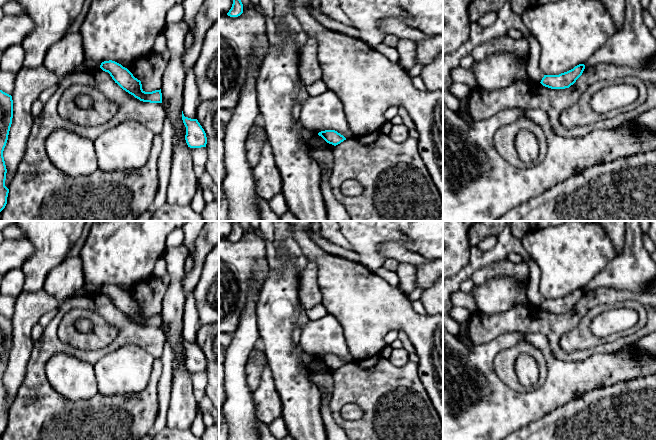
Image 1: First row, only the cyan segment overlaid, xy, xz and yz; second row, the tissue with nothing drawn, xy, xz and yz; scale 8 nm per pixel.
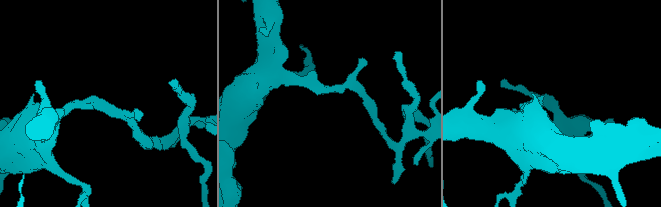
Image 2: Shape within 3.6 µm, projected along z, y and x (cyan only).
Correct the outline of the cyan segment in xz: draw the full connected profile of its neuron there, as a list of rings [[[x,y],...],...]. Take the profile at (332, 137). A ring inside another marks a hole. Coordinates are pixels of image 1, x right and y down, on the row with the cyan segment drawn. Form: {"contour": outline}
{"contour": [[[325,130],[318,133],[327,143],[334,146],[340,144],[346,138],[335,130]]]}

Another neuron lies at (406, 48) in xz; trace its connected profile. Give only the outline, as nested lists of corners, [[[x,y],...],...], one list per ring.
[[[399,39],[395,48],[399,54],[398,63],[408,72],[417,64],[416,44],[409,39]]]

